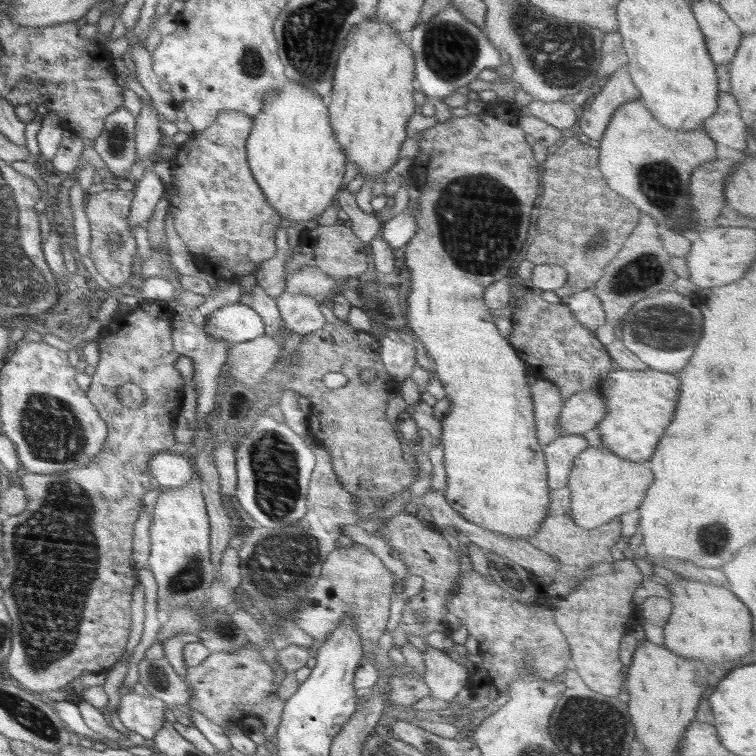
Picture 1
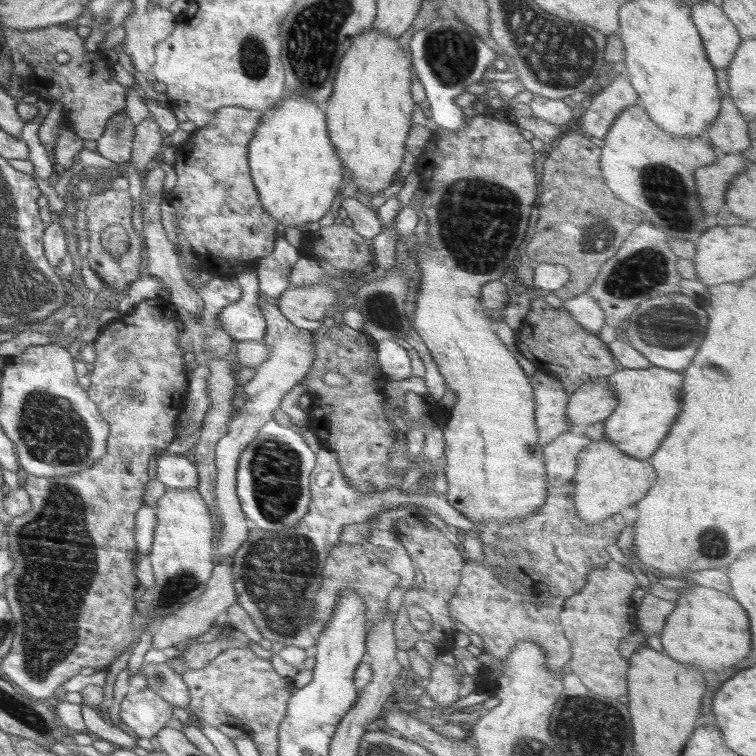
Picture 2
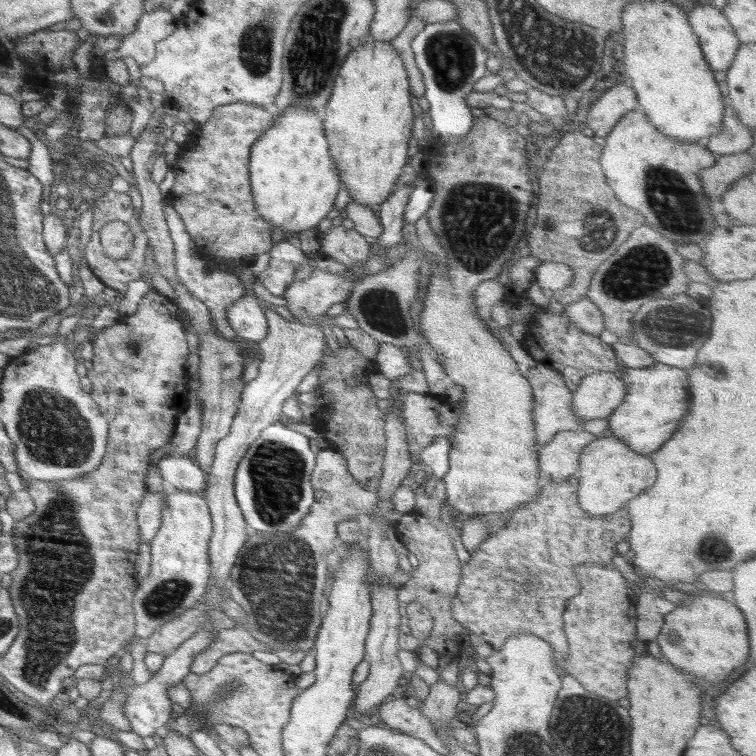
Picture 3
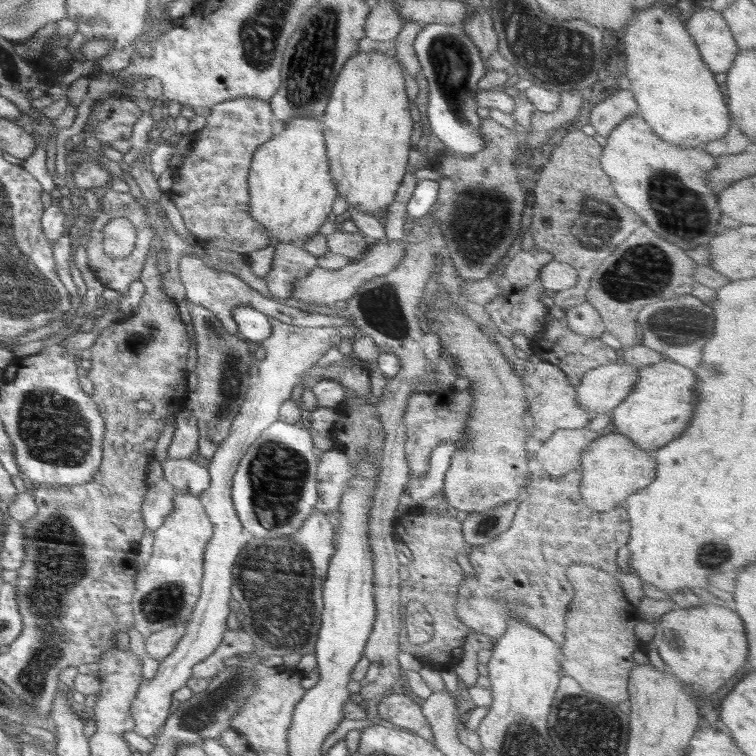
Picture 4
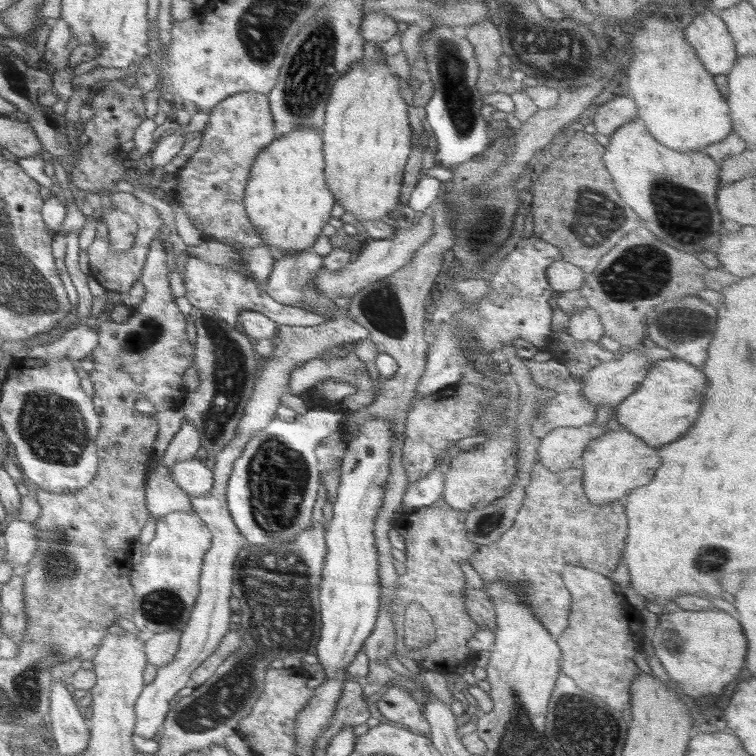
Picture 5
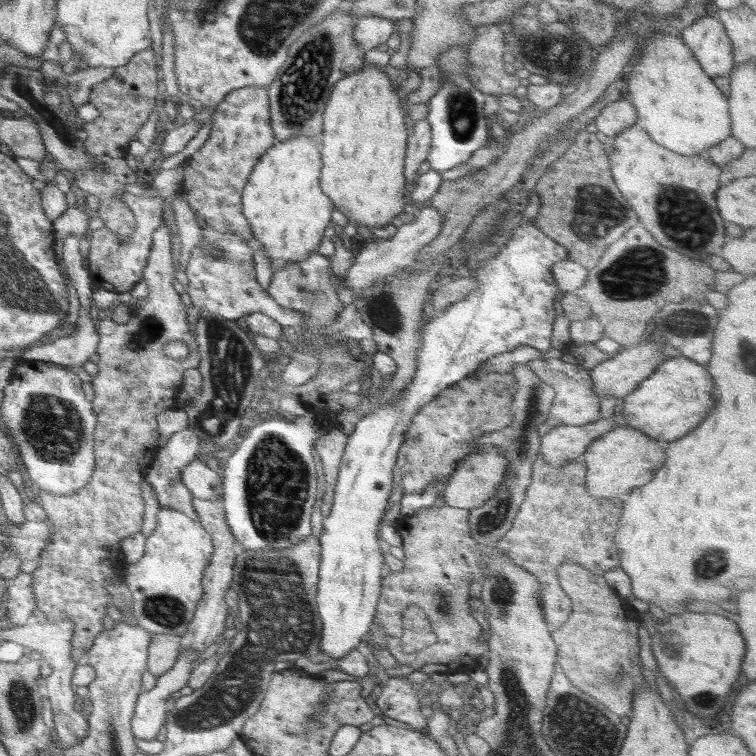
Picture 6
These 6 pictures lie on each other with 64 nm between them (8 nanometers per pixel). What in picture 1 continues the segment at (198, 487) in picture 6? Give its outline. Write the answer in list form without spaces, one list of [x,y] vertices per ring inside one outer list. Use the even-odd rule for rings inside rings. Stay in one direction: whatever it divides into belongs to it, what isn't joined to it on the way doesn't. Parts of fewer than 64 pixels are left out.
[[[172,449],[156,452],[148,462],[148,472],[165,489],[187,485],[194,478],[194,467],[190,465],[186,454]]]

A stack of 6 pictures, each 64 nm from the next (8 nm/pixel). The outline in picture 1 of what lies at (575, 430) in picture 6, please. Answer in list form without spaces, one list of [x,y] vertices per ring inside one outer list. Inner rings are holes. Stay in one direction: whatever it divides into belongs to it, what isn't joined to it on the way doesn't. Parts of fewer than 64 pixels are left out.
[[[576,433],[562,435],[543,446],[550,488],[566,486],[576,457],[588,447],[588,440]]]

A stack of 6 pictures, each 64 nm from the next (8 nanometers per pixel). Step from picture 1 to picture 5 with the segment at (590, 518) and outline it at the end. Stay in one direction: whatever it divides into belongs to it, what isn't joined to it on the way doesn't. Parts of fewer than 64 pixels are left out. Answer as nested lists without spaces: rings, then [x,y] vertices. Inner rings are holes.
[[[626,428],[608,431],[588,443],[580,458],[583,489],[594,504],[624,498],[632,490],[647,485],[660,466],[658,448],[648,445]]]

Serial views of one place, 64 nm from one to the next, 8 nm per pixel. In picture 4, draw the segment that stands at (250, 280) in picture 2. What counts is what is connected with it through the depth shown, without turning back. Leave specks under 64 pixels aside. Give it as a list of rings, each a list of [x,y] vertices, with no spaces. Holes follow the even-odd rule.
[[[246,304],[236,306],[232,310],[232,318],[236,321],[237,331],[248,340],[260,343],[272,334],[272,323],[268,319],[269,316],[256,308],[250,308]]]

